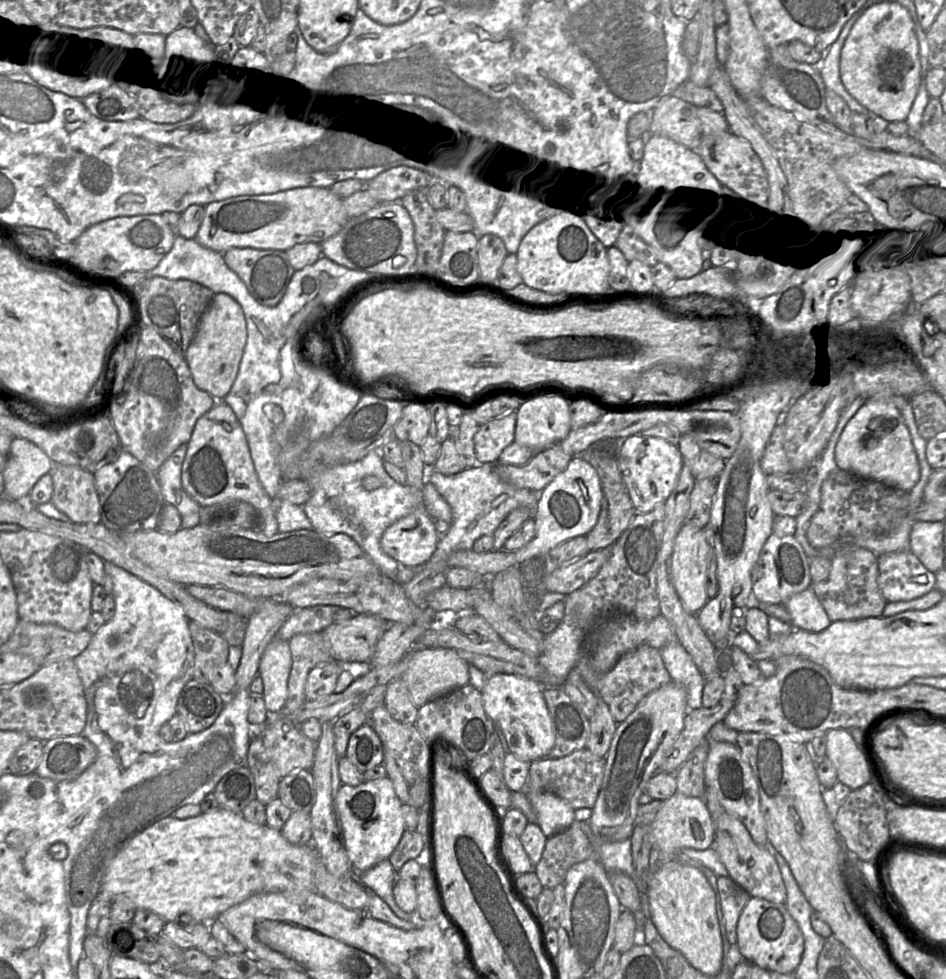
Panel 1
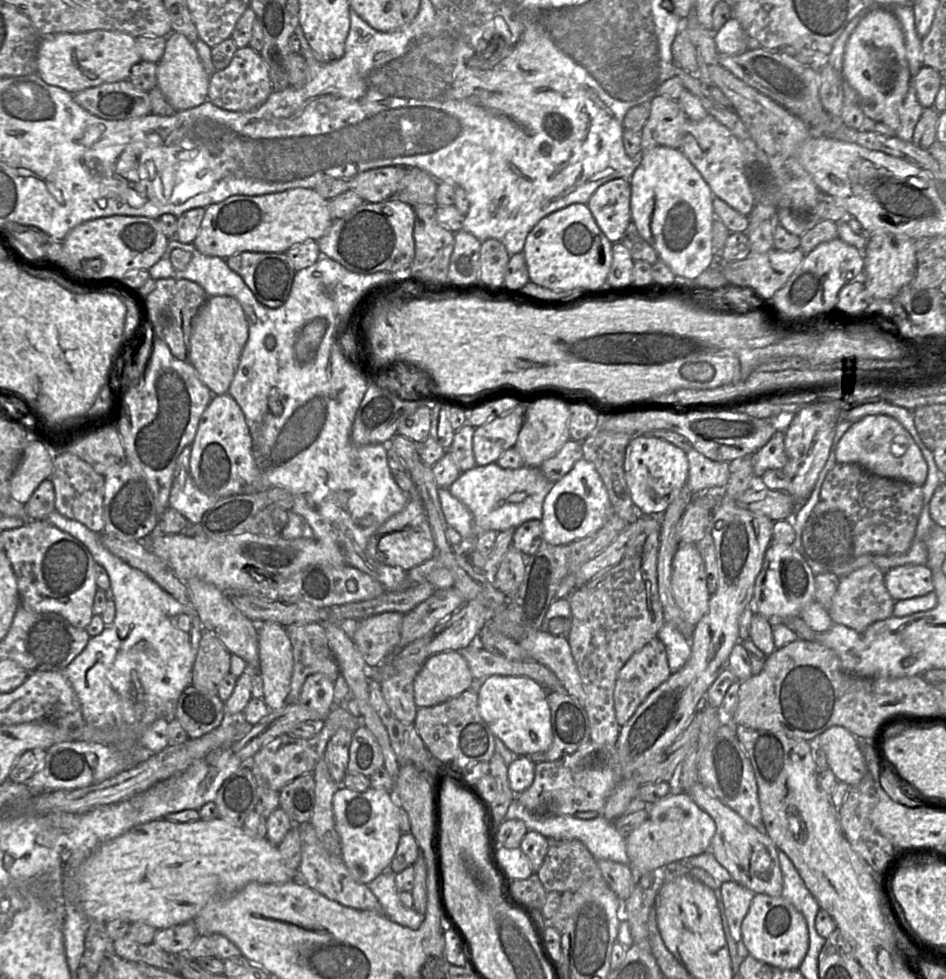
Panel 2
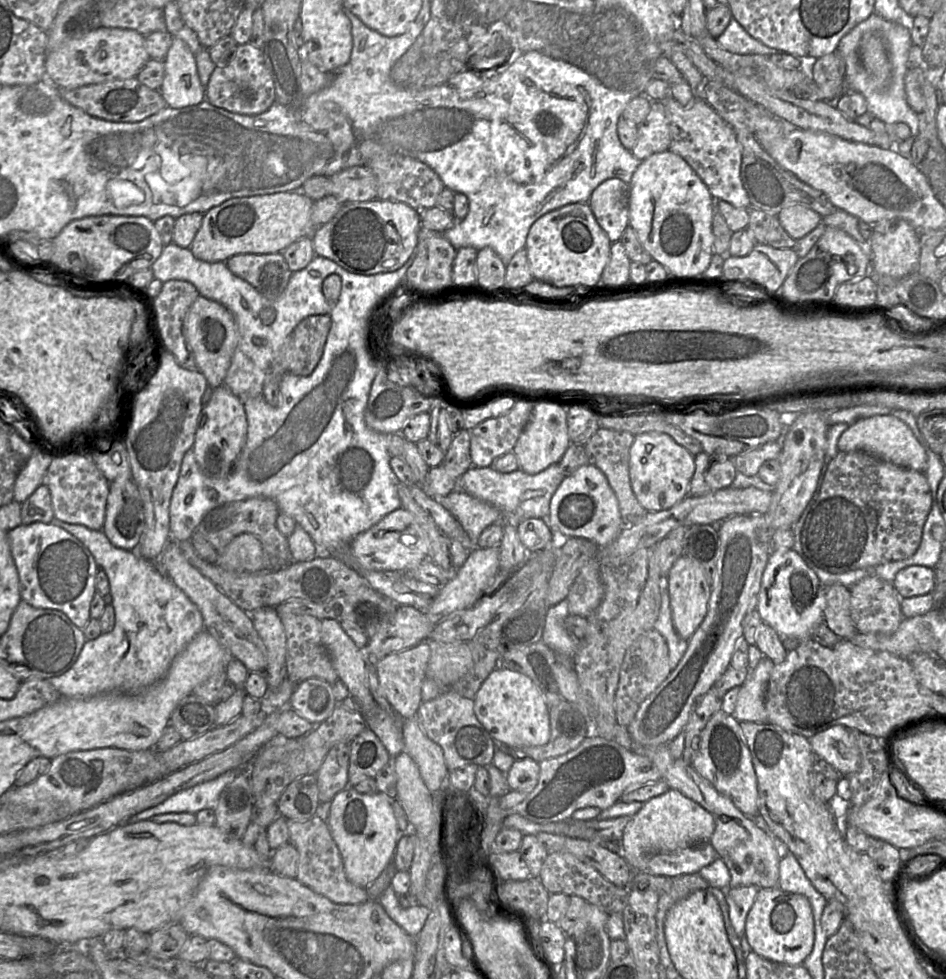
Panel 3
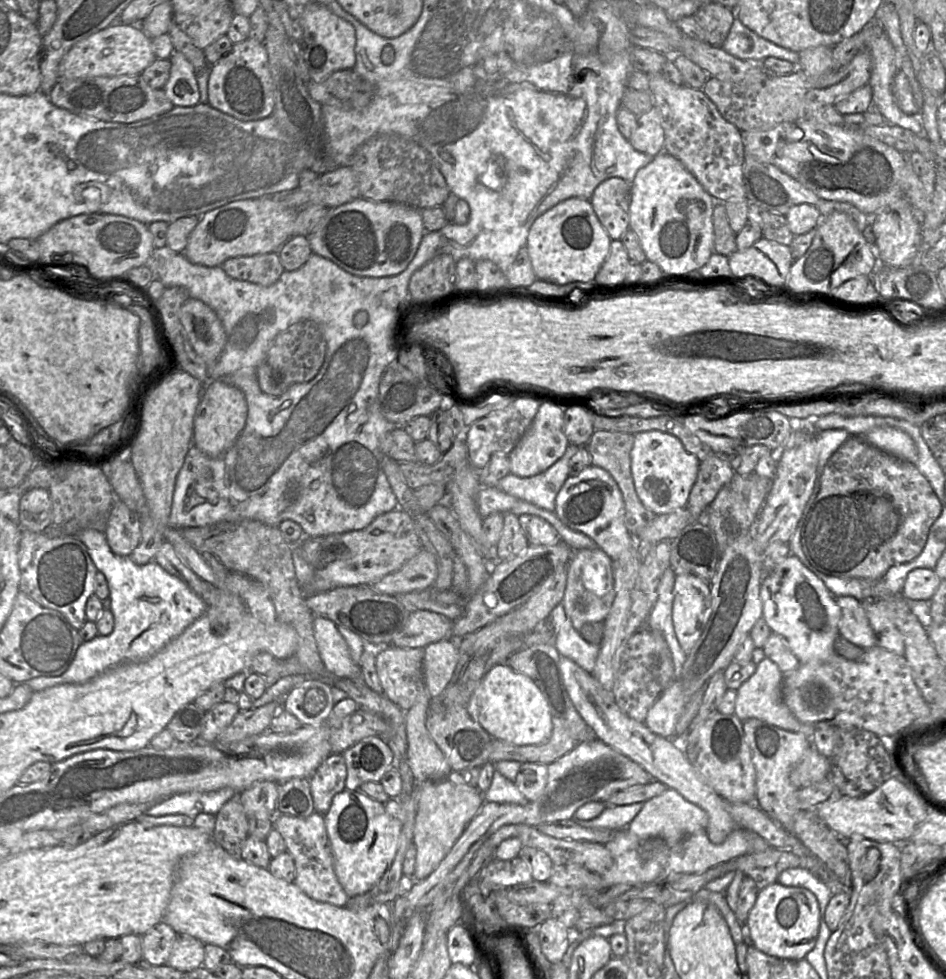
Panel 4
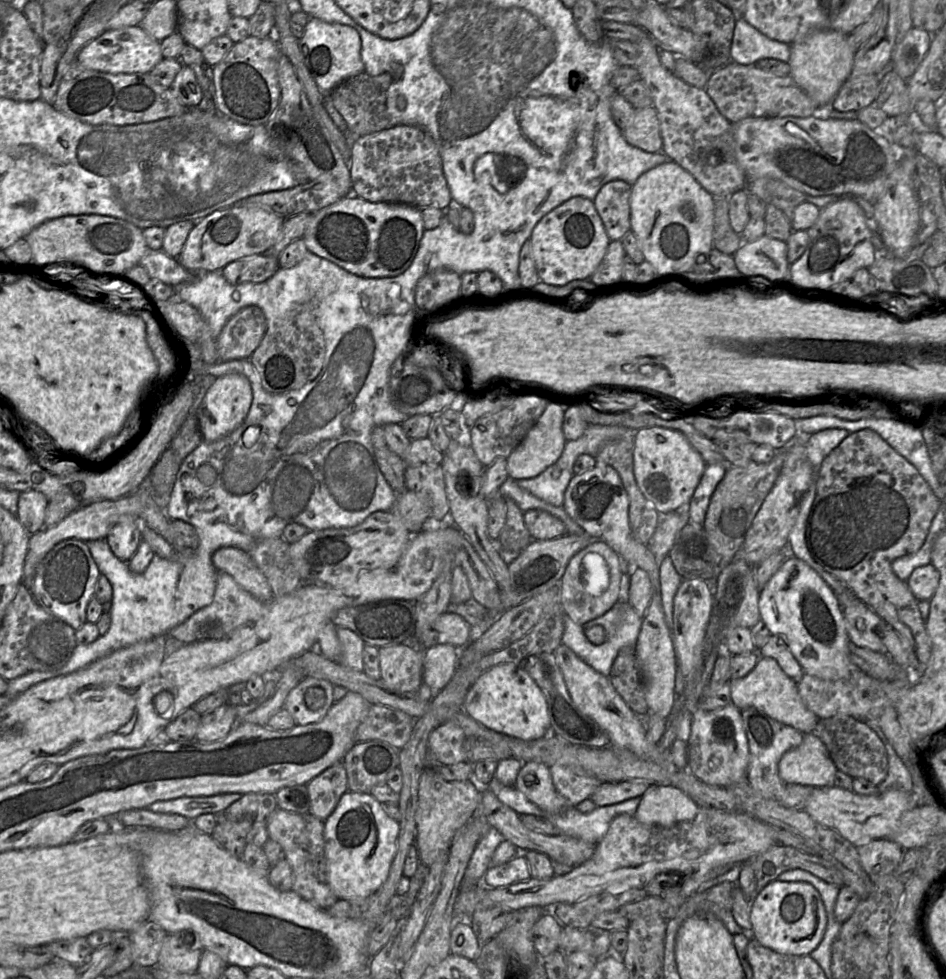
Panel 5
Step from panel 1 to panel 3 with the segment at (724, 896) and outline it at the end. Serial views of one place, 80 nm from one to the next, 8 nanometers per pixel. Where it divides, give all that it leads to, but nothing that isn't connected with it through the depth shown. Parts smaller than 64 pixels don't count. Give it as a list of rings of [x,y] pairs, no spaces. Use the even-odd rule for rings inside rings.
[[[739,886],[723,890],[728,905],[729,918],[733,929],[740,939],[745,934],[746,919],[751,910],[759,888],[756,886]]]

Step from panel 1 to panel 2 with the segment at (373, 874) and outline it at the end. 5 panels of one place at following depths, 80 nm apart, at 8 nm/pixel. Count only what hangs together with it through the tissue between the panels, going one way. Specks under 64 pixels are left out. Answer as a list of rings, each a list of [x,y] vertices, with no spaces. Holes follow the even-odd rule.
[[[390,868],[368,883],[367,886],[380,902],[384,914],[393,922],[412,930],[421,926],[425,914],[418,913],[414,908],[407,909],[404,907],[396,887],[395,873]]]

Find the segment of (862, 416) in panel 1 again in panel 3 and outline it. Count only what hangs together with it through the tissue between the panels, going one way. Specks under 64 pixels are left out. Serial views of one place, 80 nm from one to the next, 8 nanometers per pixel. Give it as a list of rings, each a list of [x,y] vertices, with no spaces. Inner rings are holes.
[[[876,415],[851,424],[838,440],[838,451],[865,451],[883,461],[923,474],[927,462],[926,453],[910,428],[890,415]]]

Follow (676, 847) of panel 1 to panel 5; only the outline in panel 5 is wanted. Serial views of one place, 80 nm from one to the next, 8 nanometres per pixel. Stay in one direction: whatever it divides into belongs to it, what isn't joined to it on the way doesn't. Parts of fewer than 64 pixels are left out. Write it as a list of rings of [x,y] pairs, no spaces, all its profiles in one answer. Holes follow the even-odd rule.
[[[651,785],[634,817],[643,824],[671,827],[694,819],[698,808],[690,796],[675,786]]]

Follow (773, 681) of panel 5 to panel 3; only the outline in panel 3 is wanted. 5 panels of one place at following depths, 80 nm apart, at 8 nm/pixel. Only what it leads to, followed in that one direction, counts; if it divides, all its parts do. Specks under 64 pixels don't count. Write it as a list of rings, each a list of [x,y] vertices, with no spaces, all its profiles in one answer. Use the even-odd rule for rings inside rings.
[[[763,656],[757,666],[750,670],[740,686],[733,717],[738,722],[768,722],[765,697],[771,671],[775,664]]]

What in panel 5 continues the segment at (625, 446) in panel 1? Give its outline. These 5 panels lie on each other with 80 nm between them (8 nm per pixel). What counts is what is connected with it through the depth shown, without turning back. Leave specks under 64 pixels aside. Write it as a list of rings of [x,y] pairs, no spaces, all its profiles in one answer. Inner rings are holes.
[[[657,426],[635,432],[633,462],[636,483],[659,514],[686,508],[706,467],[682,433]]]

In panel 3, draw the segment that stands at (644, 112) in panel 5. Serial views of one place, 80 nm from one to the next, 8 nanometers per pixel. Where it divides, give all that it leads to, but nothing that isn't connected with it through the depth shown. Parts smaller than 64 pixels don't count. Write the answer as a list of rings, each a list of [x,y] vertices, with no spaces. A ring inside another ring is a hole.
[[[660,100],[652,101],[648,115],[637,127],[637,140],[631,152],[642,161],[654,153],[668,150],[670,141],[663,104]]]

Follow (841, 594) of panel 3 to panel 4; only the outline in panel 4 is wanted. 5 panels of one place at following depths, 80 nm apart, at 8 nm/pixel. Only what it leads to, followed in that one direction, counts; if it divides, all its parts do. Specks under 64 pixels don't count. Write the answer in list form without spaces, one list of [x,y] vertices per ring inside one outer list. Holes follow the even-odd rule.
[[[838,596],[835,600],[840,609],[839,635],[862,649],[877,645],[862,602],[852,596]]]

